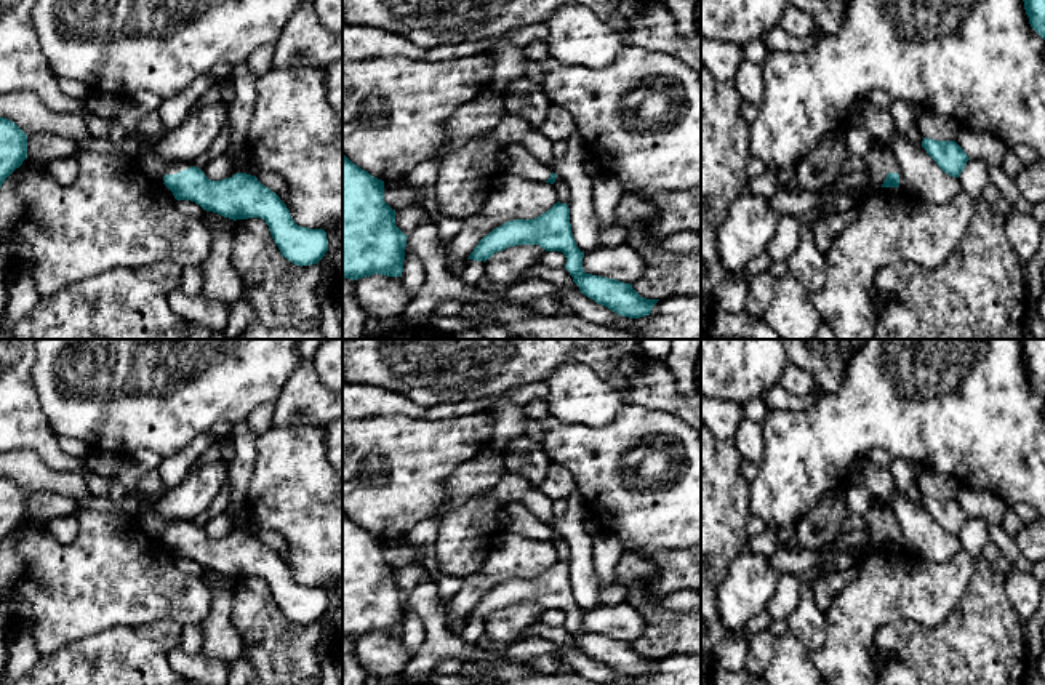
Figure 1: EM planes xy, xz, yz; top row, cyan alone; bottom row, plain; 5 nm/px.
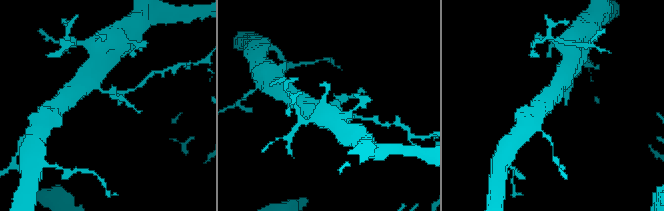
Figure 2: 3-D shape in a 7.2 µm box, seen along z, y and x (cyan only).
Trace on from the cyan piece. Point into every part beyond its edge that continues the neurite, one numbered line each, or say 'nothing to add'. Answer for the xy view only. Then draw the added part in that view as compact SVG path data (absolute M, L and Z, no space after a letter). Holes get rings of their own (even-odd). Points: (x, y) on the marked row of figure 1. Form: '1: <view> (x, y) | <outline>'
1: xy (172, 168) | M170 163L170 165L166 165L165 168L163 168L163 171L157 176L162 182L165 182L163 181L163 176L165 174L176 174L176 173L179 173L179 171L182 171L182 170L187 170L187 168L190 168L190 166L195 166L195 163Z

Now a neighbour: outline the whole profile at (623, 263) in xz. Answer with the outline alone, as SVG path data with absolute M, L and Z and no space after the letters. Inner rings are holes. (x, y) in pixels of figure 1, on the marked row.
M629 243L618 246L599 246L584 253L583 269L586 274L634 283L645 274L645 261L637 248Z

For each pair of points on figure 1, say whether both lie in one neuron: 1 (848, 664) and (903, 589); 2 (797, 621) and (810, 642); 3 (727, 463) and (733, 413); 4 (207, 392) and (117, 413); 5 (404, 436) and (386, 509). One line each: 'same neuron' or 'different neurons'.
1: same neuron
2: same neuron
3: different neurons
4: same neuron
5: same neuron

